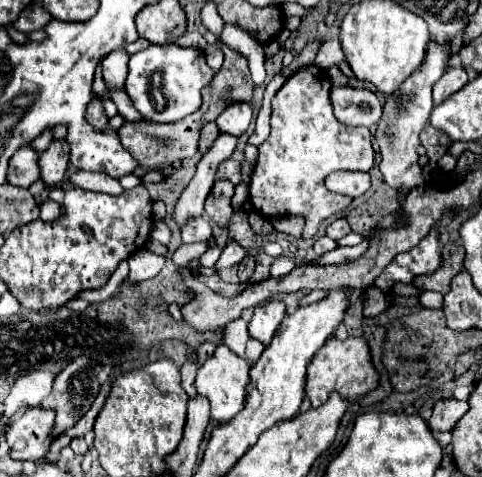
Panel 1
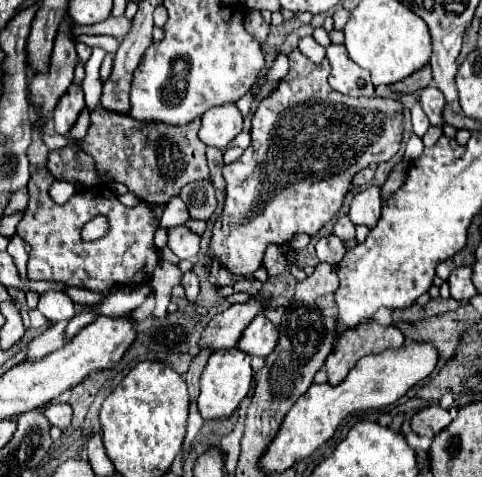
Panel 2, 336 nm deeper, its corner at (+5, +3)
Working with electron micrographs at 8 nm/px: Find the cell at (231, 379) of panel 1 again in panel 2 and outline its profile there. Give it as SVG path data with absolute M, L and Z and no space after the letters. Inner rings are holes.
M237 347L233 349L219 349L211 353L203 373L201 373L201 395L197 399L199 413L203 419L223 419L231 417L231 413L239 407L245 395L251 389L253 371L251 371L251 357L241 353Z

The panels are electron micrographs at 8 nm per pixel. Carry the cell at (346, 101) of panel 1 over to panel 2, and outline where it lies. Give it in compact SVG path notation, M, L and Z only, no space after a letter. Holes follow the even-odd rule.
M331 43L325 51L333 67L329 75L329 85L335 91L351 97L373 97L373 83L369 71L361 69L355 61L351 61L345 45Z

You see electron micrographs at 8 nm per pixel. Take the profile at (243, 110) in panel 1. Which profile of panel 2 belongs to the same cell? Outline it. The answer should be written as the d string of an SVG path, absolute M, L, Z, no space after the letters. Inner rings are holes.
M221 105L217 109L209 109L209 113L201 119L199 139L207 147L225 149L231 139L235 139L243 129L243 117L237 105Z

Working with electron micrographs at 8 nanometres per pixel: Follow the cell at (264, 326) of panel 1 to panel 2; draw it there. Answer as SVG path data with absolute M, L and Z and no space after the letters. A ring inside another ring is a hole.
M261 313L257 315L243 331L237 349L241 349L247 355L267 357L277 345L277 329L275 325Z

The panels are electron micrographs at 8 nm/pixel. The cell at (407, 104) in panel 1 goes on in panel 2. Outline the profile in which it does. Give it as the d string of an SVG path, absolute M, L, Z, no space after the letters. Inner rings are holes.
M369 187L353 197L349 219L353 225L367 225L373 229L381 217L381 187Z

